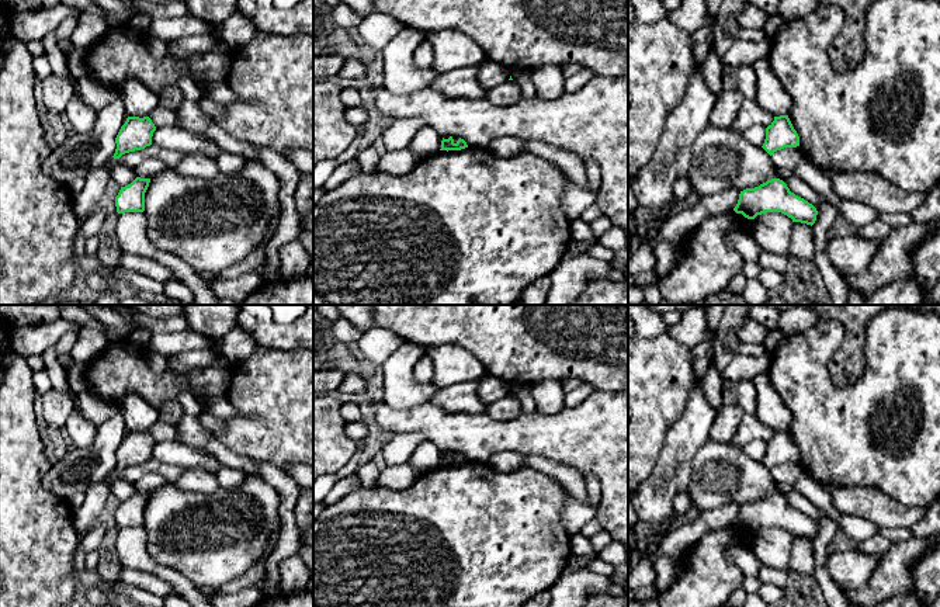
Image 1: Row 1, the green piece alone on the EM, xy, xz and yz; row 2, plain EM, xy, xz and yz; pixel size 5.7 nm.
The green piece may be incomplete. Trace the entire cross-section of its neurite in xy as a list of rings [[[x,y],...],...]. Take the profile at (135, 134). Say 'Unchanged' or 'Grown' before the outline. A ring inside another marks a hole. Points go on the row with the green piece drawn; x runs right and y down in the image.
Unchanged. [[[128,117],[115,138],[117,149],[112,157],[119,159],[125,153],[150,146],[155,131],[156,126],[149,117]]]

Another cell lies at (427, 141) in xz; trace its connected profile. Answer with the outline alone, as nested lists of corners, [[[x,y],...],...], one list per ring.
[[[424,125],[416,132],[407,148],[422,160],[440,152],[441,141],[443,136],[437,129]]]

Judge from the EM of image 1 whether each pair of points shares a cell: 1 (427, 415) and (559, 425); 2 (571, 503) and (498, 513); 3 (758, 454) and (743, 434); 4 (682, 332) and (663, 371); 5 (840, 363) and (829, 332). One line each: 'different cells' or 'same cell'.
1: same cell
2: different cells
3: different cells
4: different cells
5: different cells

